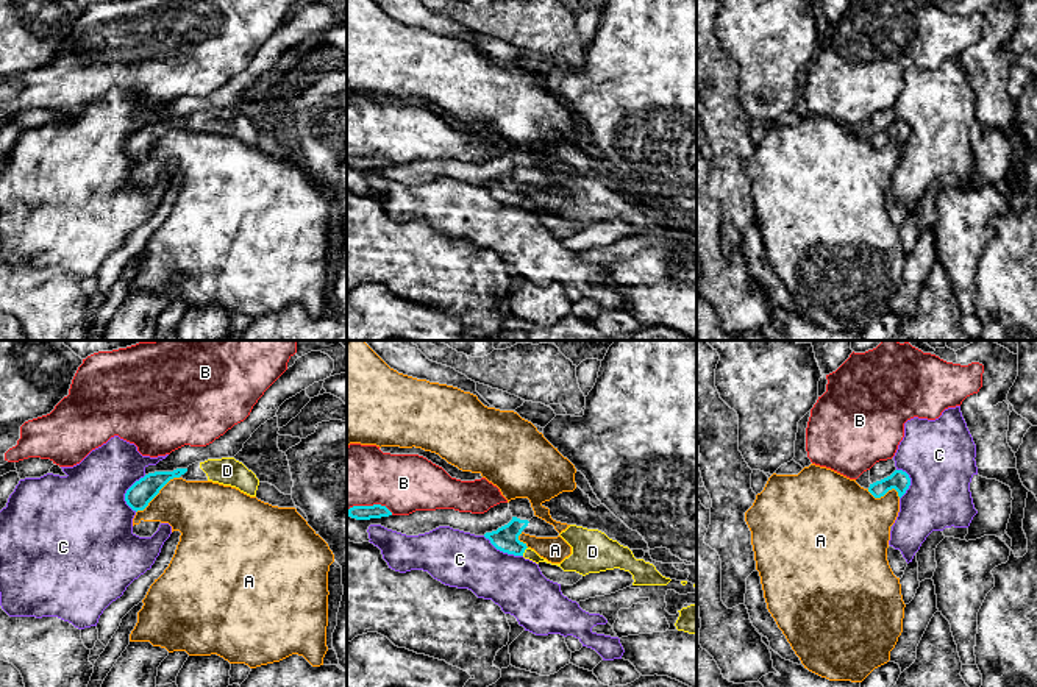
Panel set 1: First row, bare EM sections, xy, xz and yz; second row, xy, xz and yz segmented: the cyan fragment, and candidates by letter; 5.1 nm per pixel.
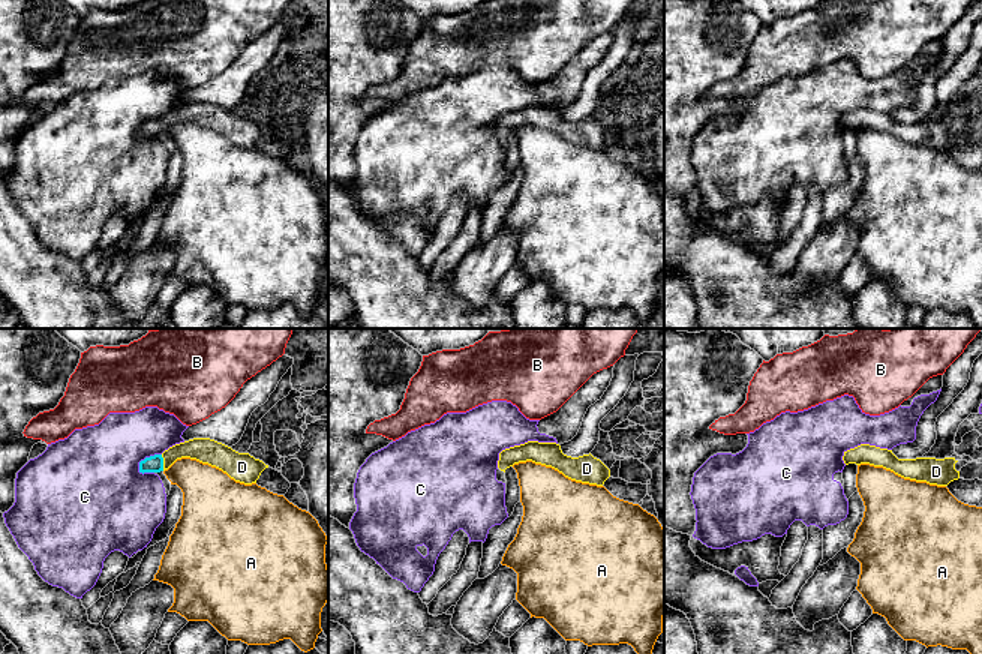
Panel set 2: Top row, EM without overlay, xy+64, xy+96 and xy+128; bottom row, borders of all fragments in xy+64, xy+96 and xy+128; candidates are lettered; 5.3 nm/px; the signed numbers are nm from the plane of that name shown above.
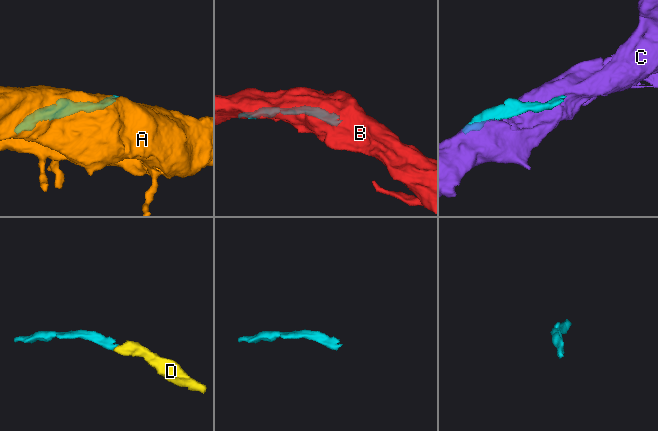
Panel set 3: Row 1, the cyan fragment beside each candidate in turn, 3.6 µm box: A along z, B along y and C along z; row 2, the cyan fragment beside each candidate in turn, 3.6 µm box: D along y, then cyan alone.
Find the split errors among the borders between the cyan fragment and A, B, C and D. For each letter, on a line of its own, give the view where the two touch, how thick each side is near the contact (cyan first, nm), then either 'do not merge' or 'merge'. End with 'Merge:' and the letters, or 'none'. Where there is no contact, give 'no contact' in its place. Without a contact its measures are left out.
A: contact in xy; calibres 130 and 320 nm; do not merge
B: contact in xz; calibres 80 and 320 nm; do not merge
C: contact in xy; calibres 130 and 440 nm; do not merge
D: contact in xz; calibres 130 and 80 nm; merge
Merge: D

